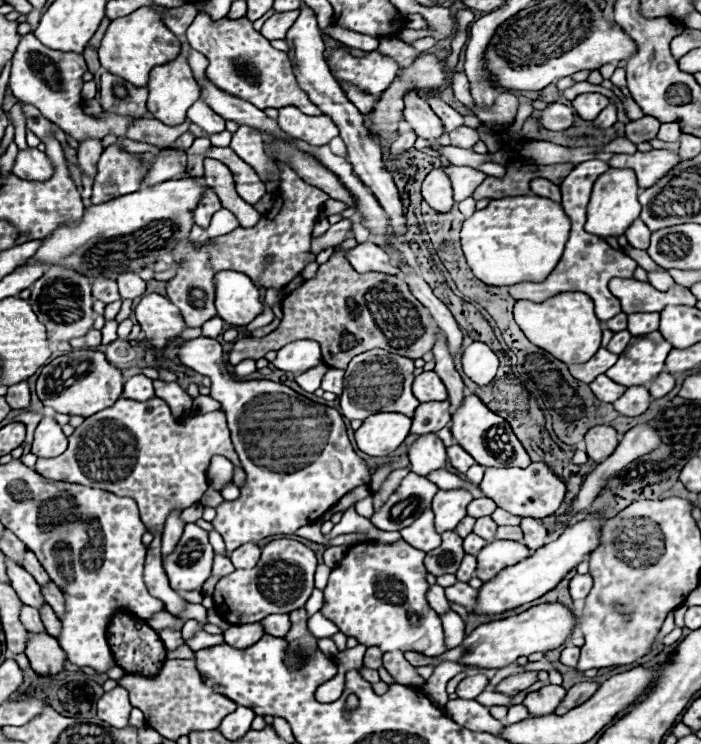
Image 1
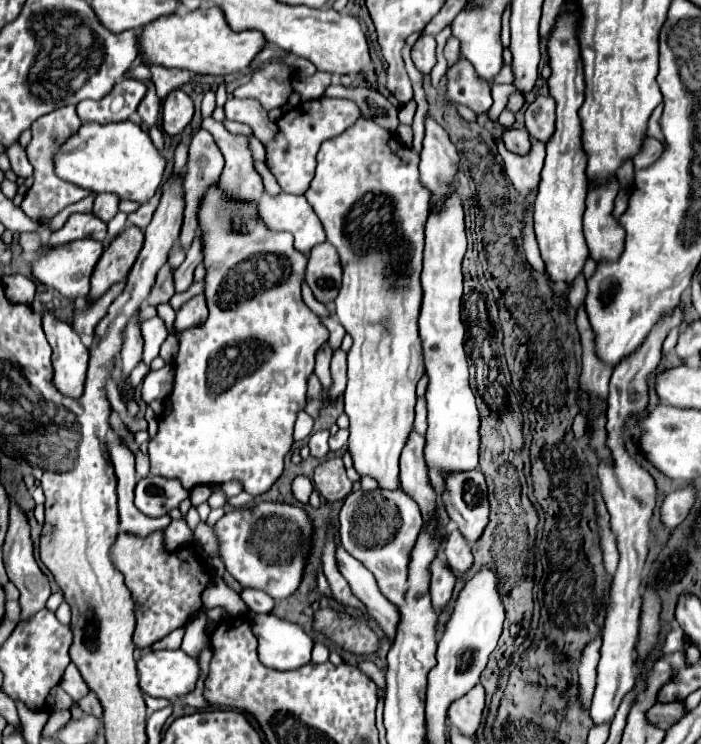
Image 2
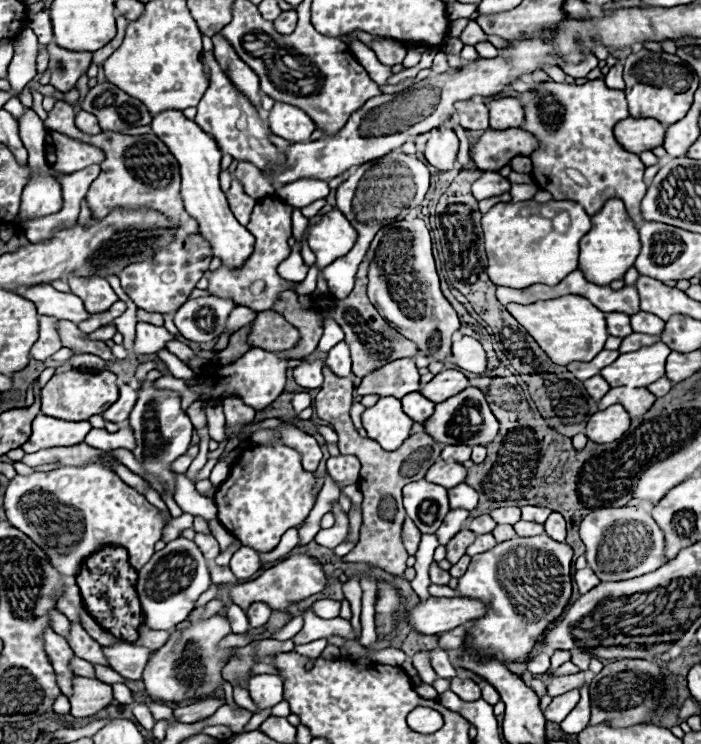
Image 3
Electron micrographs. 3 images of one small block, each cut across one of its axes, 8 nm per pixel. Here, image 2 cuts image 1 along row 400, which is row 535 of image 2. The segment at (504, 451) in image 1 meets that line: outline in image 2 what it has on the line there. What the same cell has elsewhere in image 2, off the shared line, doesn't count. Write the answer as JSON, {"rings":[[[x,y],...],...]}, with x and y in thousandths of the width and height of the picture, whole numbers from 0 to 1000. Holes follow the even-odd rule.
{"rings":[[[682,629],[656,637],[633,637],[631,675],[656,718],[668,728],[679,728],[688,720],[699,691],[690,637]]]}

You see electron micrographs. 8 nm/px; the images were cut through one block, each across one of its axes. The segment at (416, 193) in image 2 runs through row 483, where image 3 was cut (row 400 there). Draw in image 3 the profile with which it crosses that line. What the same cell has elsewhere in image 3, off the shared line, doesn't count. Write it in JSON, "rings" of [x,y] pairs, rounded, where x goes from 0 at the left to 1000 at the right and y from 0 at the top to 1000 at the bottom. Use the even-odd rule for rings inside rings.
{"rings":[[[562,532],[542,535],[516,554],[516,573],[525,589],[536,591],[548,605],[565,605],[585,586],[588,570],[591,567],[573,554],[571,538]]]}

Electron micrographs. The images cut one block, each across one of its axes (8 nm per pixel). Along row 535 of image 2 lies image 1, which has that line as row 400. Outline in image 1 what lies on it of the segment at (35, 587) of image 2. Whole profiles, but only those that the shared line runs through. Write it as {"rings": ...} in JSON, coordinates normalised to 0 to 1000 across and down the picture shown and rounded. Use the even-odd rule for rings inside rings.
{"rings":[[[26,513],[26,516],[14,519],[11,522],[11,530],[9,530],[9,540],[20,551],[37,548],[43,543],[43,522],[40,522],[40,513]]]}

